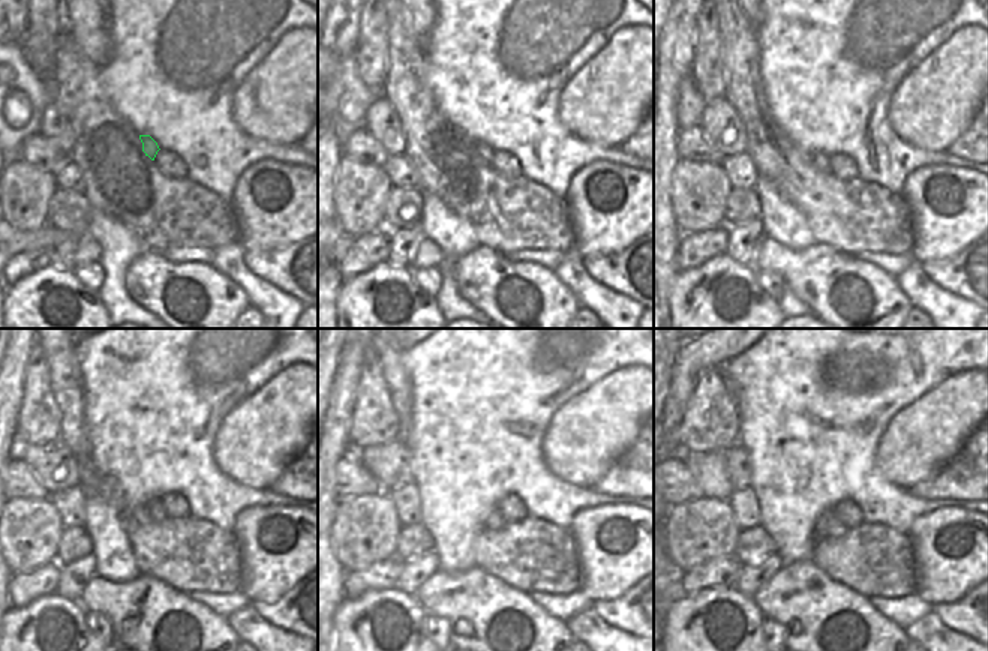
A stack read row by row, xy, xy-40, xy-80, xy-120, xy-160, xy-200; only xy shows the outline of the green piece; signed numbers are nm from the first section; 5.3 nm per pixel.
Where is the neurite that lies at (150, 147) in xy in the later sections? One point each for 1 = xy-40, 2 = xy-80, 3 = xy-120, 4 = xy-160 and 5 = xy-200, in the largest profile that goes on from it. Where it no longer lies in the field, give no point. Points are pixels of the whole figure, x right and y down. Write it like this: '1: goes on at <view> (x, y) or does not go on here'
1: goes on at xy-40 (486, 152)
2: goes on at xy-80 (820, 159)
3: goes on at xy-120 (155, 507)
4: goes on at xy-160 (495, 521)
5: goes on at xy-200 (834, 528)

